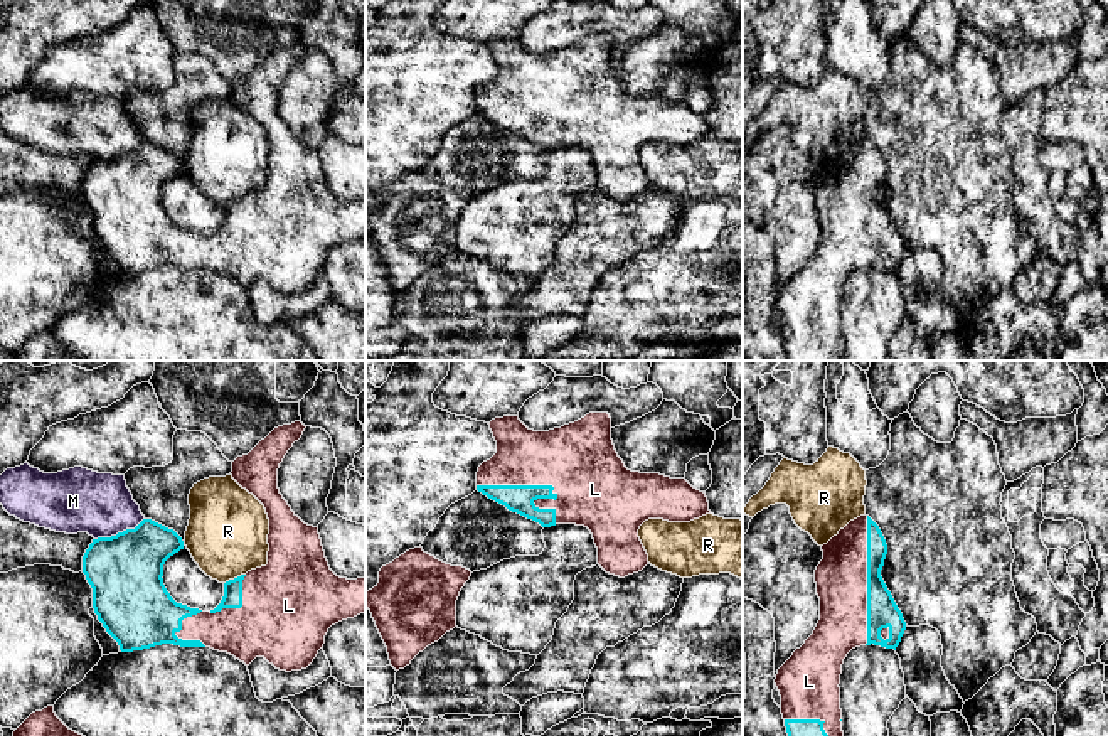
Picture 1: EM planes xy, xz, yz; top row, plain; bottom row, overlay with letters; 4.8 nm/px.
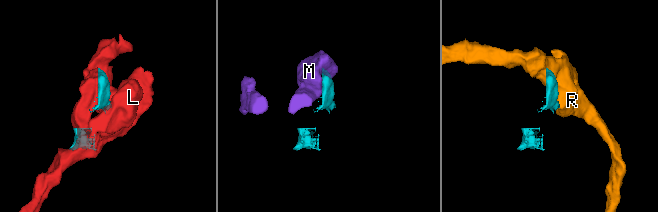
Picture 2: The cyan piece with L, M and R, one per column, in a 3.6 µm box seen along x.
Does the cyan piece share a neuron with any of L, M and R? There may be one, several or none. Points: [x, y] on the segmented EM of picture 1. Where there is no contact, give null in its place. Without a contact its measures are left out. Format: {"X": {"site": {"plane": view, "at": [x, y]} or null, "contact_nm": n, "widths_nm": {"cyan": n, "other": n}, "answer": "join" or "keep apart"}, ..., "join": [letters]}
{"L": {"site": {"plane": "xz", "at": [548, 486]}, "contact_nm": 420, "widths_nm": {"cyan": 130, "other": 360}, "answer": "join"}, "M": {"site": {"plane": "xy", "at": [118, 533]}, "contact_nm": 260, "widths_nm": {"cyan": 360, "other": 300}, "answer": "keep apart"}, "R": {"site": {"plane": "xy", "at": [234, 578]}, "contact_nm": 120, "widths_nm": {"cyan": 100, "other": 380}, "answer": "keep apart"}, "join": ["L"]}

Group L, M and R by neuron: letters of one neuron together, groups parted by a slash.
L / M / R

